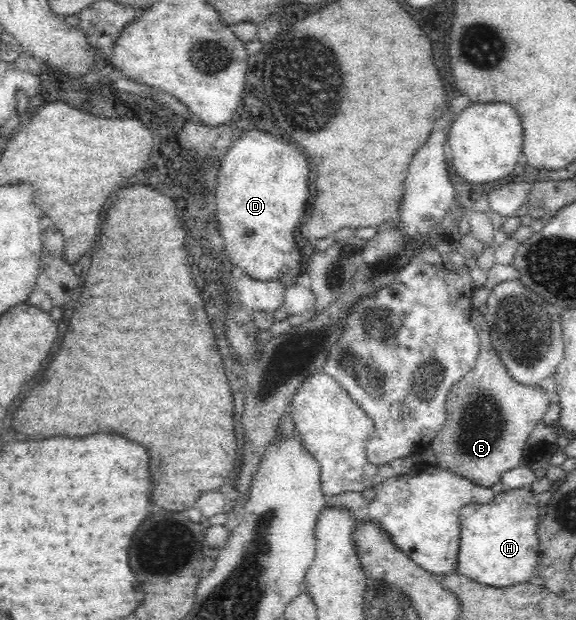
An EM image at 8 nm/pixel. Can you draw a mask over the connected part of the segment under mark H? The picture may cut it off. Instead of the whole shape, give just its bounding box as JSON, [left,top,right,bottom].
[455,489,539,587]

